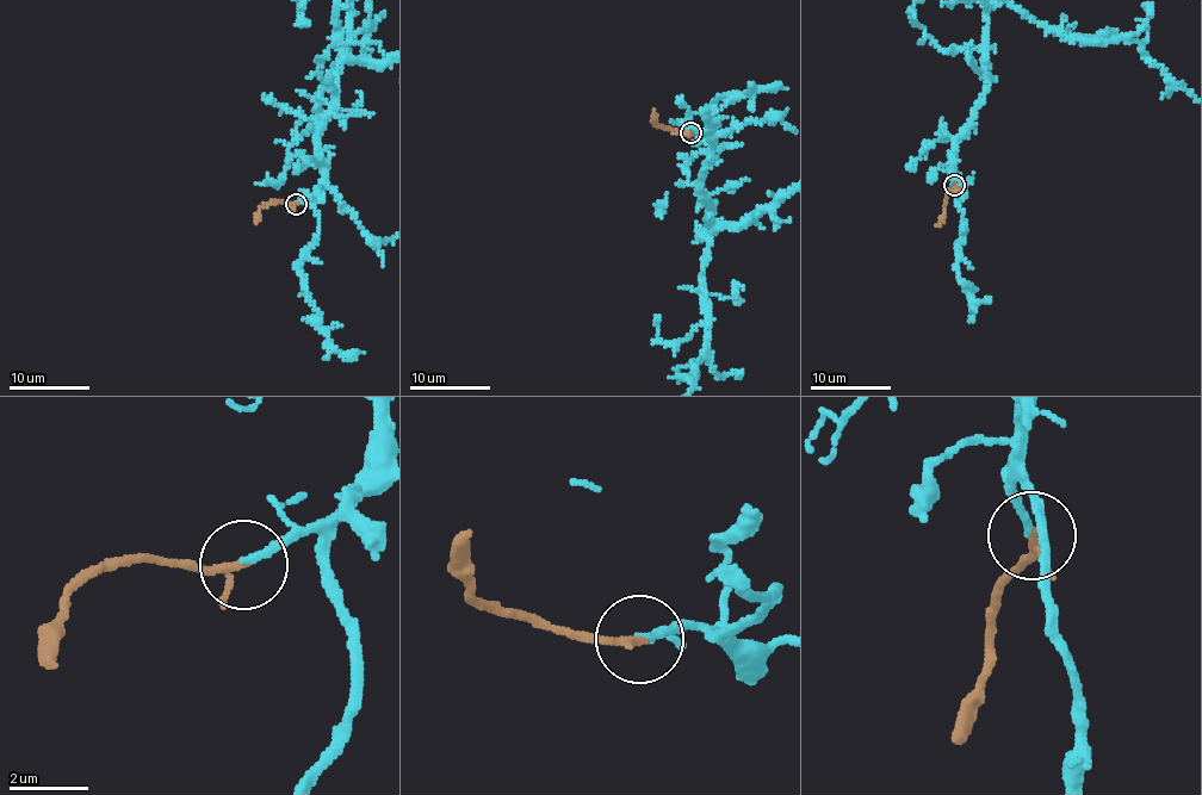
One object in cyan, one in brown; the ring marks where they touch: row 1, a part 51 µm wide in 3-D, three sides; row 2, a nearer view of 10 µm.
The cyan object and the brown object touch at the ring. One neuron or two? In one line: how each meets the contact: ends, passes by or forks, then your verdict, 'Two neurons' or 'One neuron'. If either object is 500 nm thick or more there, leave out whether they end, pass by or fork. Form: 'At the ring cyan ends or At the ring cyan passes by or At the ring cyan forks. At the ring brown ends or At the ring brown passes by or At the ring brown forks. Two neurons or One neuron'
At the ring cyan ends. At the ring brown ends. One neuron

